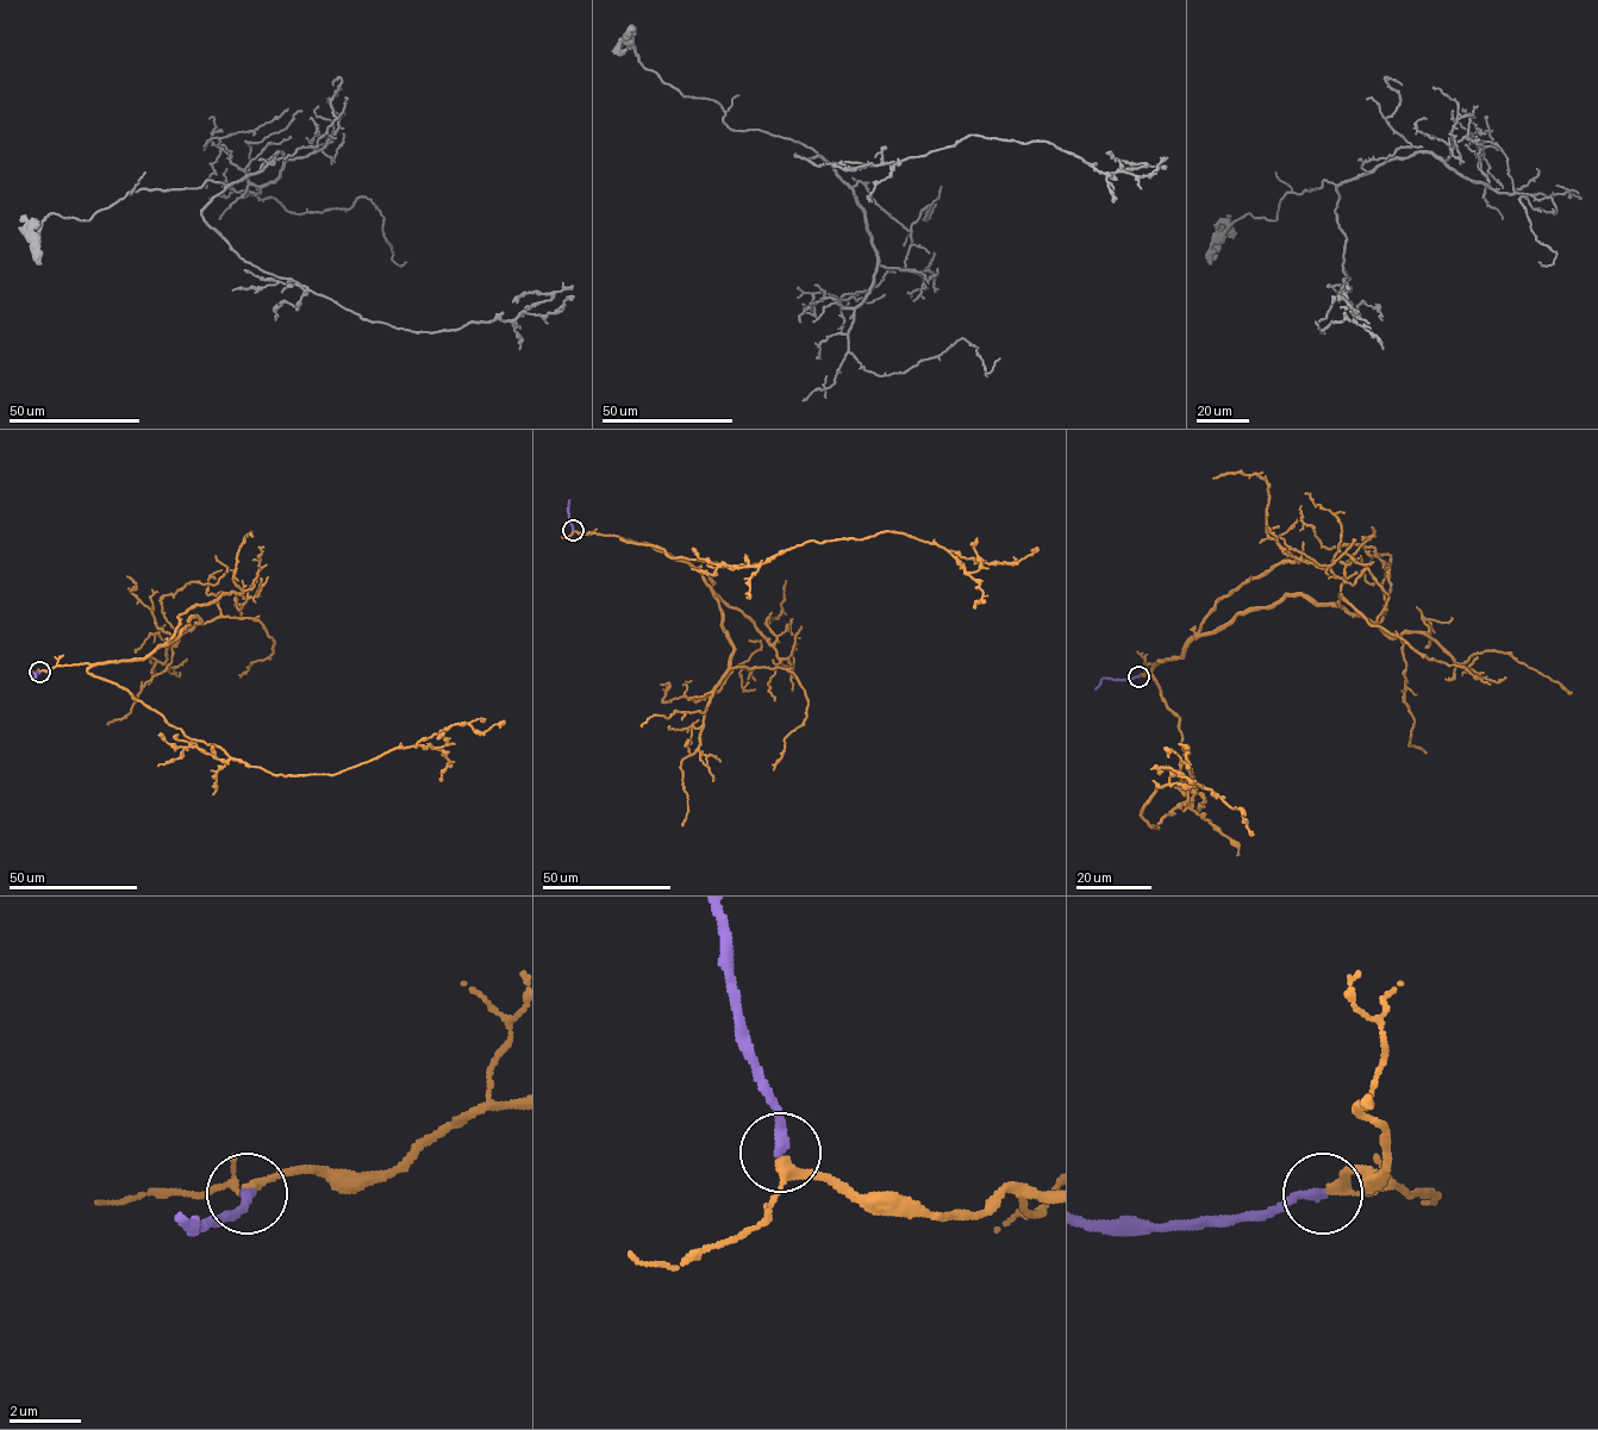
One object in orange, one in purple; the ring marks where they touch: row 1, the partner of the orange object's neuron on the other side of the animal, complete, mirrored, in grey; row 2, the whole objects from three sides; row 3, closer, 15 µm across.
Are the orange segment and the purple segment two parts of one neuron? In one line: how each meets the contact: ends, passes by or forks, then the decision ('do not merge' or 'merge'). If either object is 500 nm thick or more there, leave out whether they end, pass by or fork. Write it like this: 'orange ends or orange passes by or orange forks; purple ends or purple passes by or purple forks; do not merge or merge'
orange passes by; purple ends; merge

